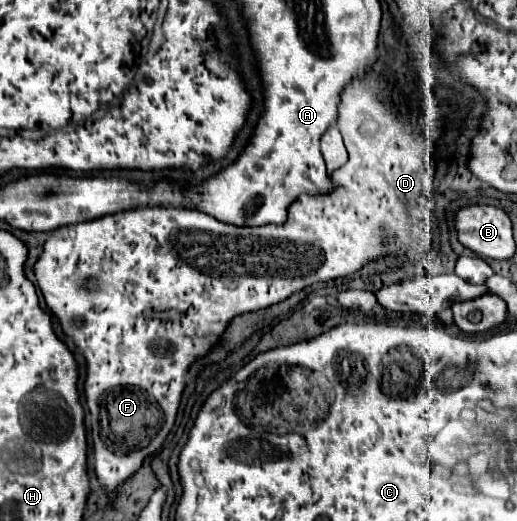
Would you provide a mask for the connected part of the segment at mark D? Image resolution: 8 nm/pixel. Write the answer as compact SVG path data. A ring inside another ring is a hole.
M369 69L365 75L351 79L339 97L337 127L349 153L349 161L331 175L339 189L333 191L333 195L301 195L297 203L289 207L287 223L249 229L229 227L227 223L217 223L217 219L197 211L147 207L65 225L49 233L41 245L39 259L33 265L35 285L39 285L47 309L59 321L63 333L81 349L87 361L83 389L91 413L93 471L99 485L107 491L107 505L115 503L119 487L141 467L143 459L163 445L175 423L191 363L209 355L213 347L219 345L231 319L281 303L309 285L347 277L363 269L367 263L403 255L411 245L417 245L419 239L413 237L419 237L419 233L425 235L421 237L421 249L425 253L431 249L431 227L427 225L425 231L419 229L411 209L417 203L429 201L427 193L435 179L433 155L427 151L425 141L413 141L411 125L405 125L401 93L395 91L395 85L389 79ZM85 275L99 275L97 279L101 279L101 287L97 287L97 291L85 291L85 287L81 287ZM125 385L141 387L161 403L161 409L165 411L165 427L161 427L157 439L153 439L145 451L113 455L113 451L105 451L105 445L101 445L99 403L109 387Z

